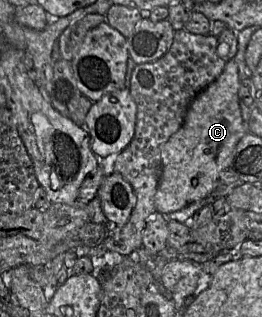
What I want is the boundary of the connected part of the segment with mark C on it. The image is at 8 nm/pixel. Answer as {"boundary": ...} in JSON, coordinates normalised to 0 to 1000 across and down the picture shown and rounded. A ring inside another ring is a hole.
{"boundary":[[[882,186],[828,249],[729,319],[691,401],[618,464],[615,555],[588,618],[595,669],[645,678],[779,628],[840,546],[874,530],[901,457],[939,420],[908,287],[908,215]]]}

